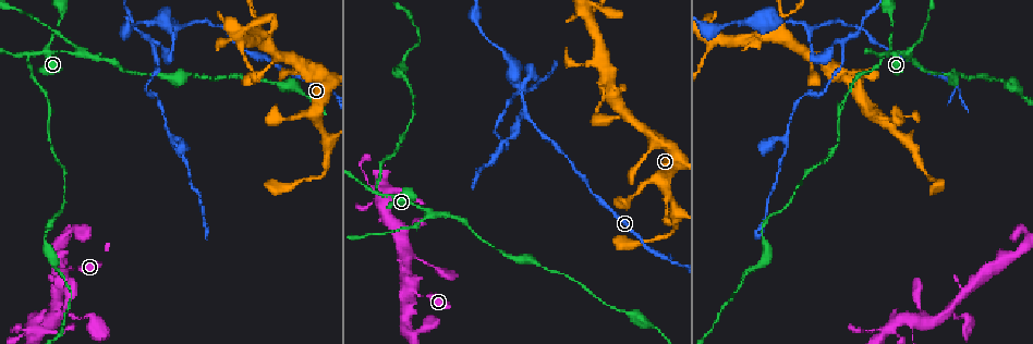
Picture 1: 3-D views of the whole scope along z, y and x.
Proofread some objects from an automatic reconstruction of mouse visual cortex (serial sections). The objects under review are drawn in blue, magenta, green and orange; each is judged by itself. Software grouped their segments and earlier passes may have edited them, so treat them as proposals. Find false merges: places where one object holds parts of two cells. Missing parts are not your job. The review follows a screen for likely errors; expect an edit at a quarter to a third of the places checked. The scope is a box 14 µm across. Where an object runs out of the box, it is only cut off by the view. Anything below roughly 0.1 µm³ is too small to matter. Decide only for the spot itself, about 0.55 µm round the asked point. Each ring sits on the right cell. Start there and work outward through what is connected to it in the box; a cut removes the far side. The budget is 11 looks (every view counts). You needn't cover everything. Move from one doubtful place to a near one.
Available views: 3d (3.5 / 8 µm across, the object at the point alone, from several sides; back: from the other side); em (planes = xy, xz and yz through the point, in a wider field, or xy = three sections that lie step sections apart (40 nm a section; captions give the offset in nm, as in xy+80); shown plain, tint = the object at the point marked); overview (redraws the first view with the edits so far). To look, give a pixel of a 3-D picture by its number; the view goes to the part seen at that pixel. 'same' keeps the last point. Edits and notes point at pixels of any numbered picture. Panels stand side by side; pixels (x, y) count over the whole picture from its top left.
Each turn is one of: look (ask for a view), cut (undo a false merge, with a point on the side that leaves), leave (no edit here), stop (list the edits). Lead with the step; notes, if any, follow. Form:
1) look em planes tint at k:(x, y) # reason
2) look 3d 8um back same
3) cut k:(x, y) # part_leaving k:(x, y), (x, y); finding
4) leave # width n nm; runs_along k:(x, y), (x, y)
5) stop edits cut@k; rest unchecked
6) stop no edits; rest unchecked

look 3d 3.5um back at 1:(376, 190) # three-way junction

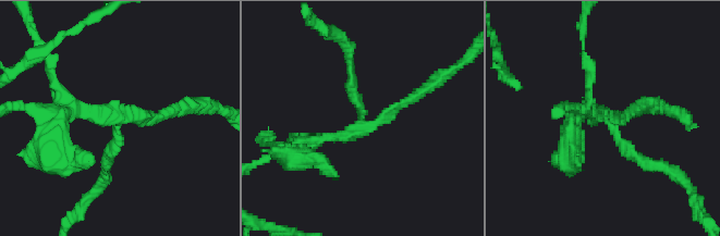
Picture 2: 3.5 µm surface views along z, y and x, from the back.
cut 2:(108, 153) # arm_widths 150, 200, 200 nm; part_leaving 2:(116, 128), (116, 141), (102, 178); a second cell is stuck on

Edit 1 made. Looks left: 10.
look overview # redraw

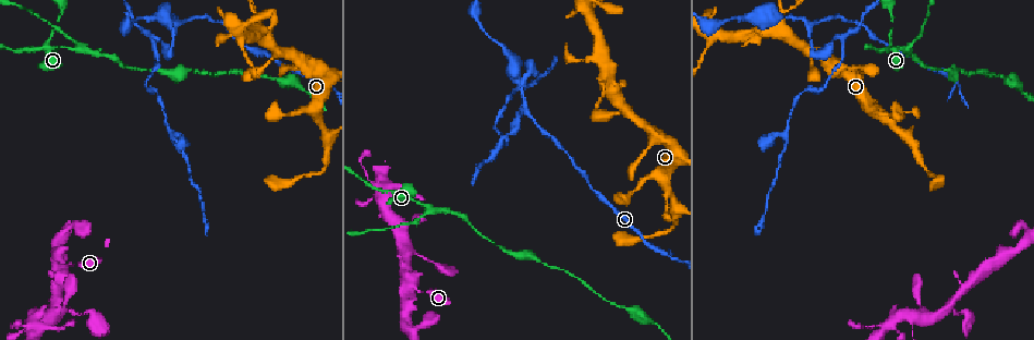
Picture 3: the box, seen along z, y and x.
look 3d 3.5um at 3:(81, 48)

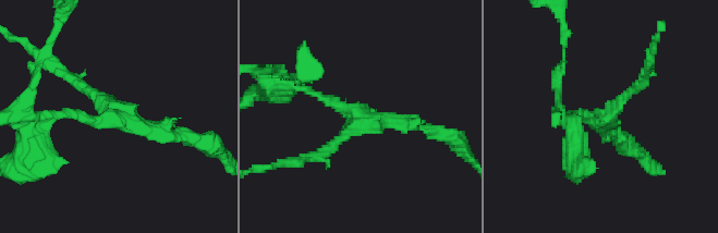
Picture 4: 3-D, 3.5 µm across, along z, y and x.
look em xy step 2 tint at 4:(114, 117) # arms 3; arm_widths 150, 150, 200 nm; shape alone is not enough

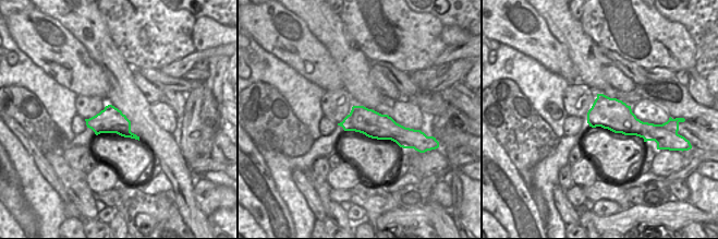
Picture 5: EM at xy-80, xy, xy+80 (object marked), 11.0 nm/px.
cut 4:(86, 89) # border 5:(599, 114), (612, 111), (628, 134); a second cell is stuck on

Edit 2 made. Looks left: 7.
look overview

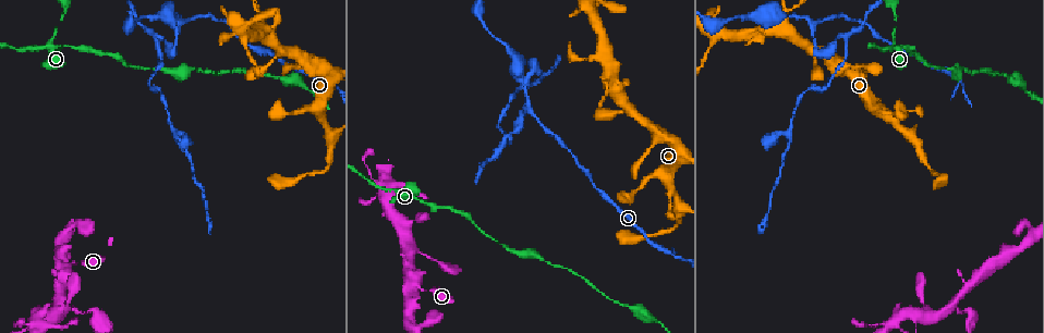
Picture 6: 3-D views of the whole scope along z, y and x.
look 3d 3.5um at 6:(531, 115) # branch point

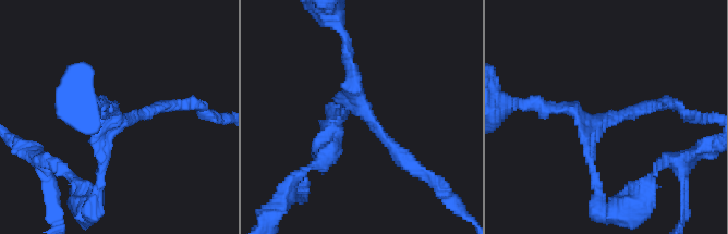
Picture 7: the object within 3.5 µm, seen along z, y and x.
look em xy step 5 tint at 7:(361, 111)

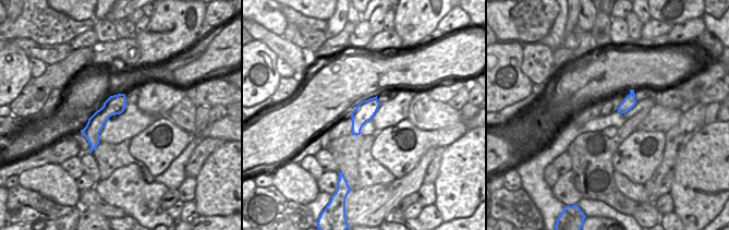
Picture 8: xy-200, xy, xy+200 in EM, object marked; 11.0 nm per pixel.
leave # arm_widths 150, 200, 200 nm; runs_along 7:(404, 162), (362, 112), (348, 50); continuous, no second cell

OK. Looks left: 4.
look 3d 8um back at 6:(748, 19) # calibre changes

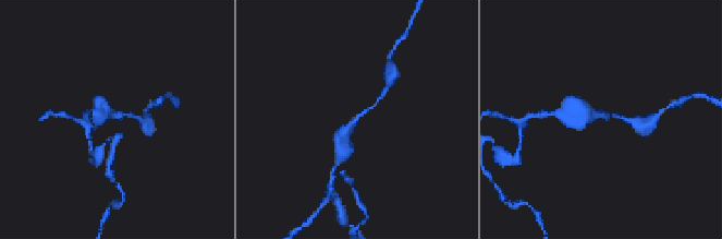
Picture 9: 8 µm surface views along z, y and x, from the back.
look 3d 3.5um at 9:(111, 114) # closer look

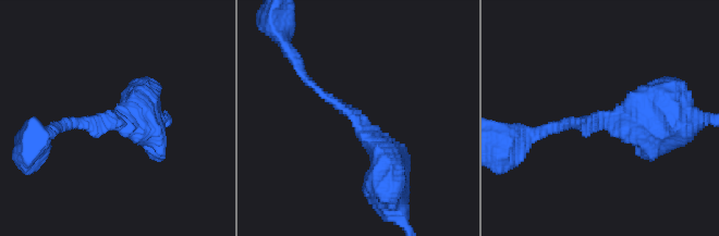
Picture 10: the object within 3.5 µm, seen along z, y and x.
look em xy step 2 tint at 10:(597, 124) # arm_widths 150, 450 nm

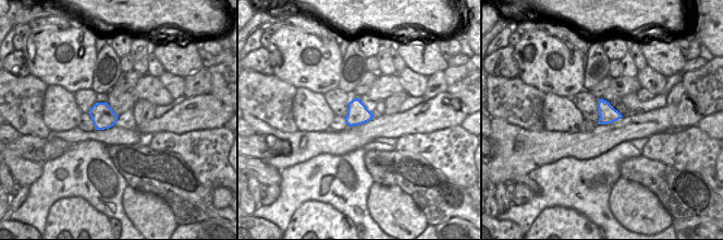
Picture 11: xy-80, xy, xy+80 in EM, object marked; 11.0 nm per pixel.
leave # one cell here

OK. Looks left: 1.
stop edits cut@2, cut@4; rest unchecked

